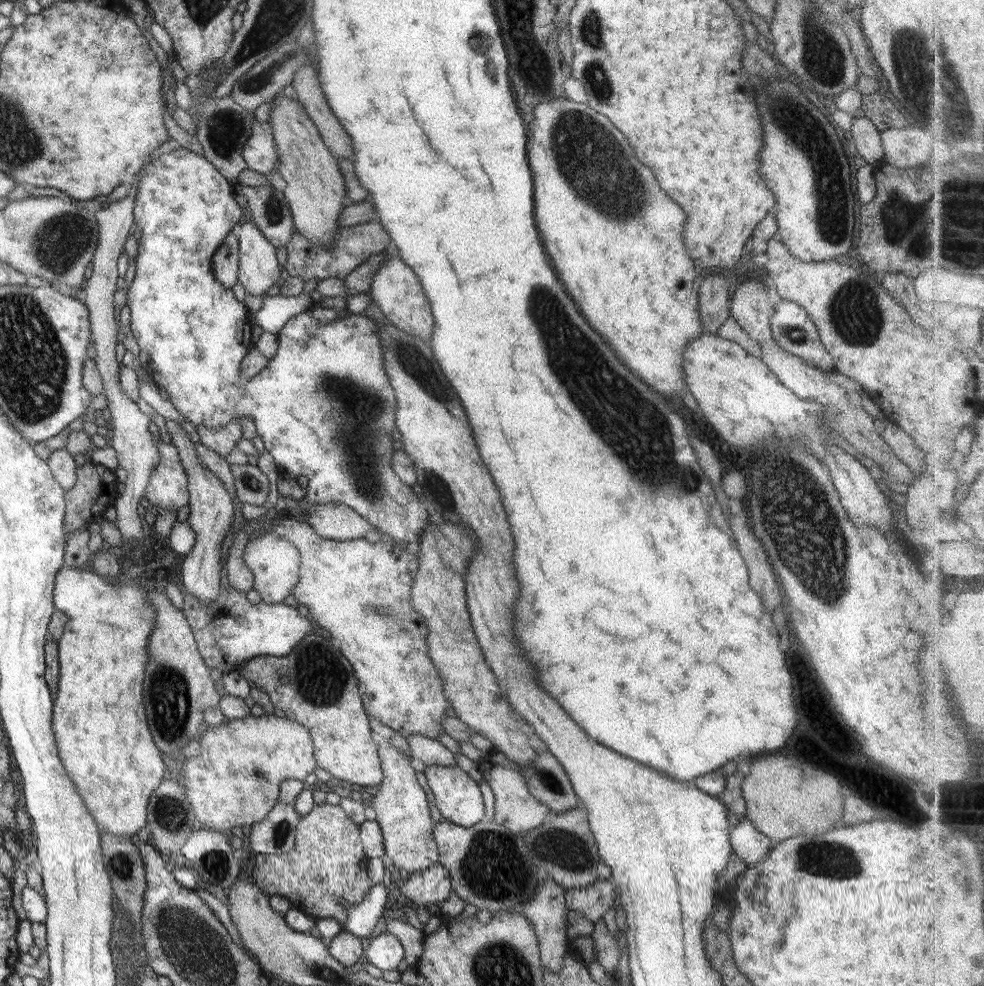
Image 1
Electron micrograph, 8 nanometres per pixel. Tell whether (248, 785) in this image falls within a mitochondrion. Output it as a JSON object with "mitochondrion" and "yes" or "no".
{"mitochondrion":"no"}

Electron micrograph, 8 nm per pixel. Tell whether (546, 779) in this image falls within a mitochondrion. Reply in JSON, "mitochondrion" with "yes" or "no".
{"mitochondrion":"yes"}

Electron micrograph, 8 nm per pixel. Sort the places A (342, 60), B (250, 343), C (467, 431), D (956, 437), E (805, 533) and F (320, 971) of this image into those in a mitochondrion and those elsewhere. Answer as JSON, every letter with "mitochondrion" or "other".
{"A":"other","B":"other","C":"other","D":"other","E":"mitochondrion","F":"mitochondrion"}

